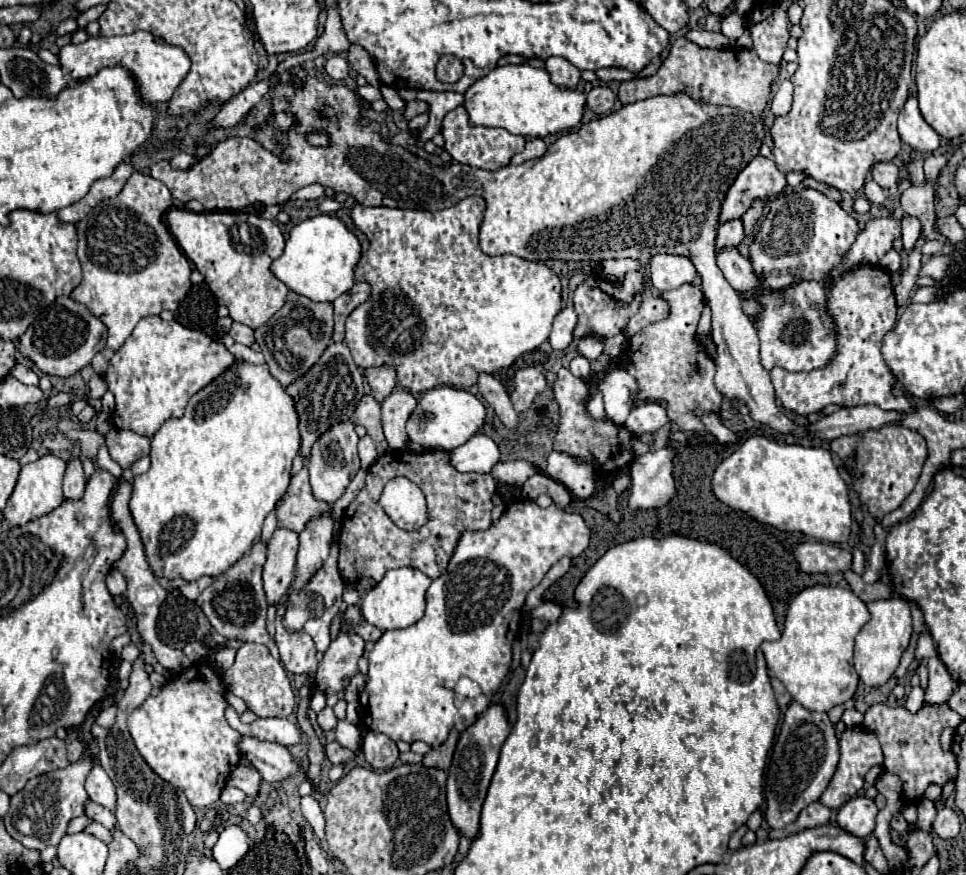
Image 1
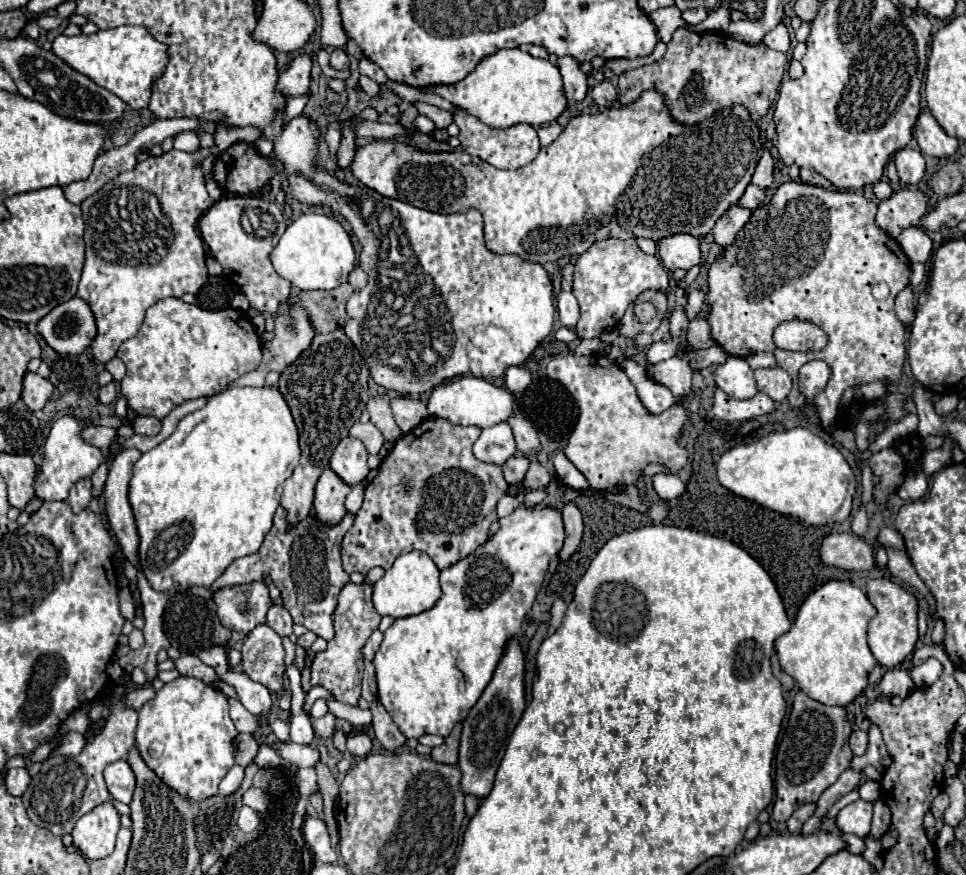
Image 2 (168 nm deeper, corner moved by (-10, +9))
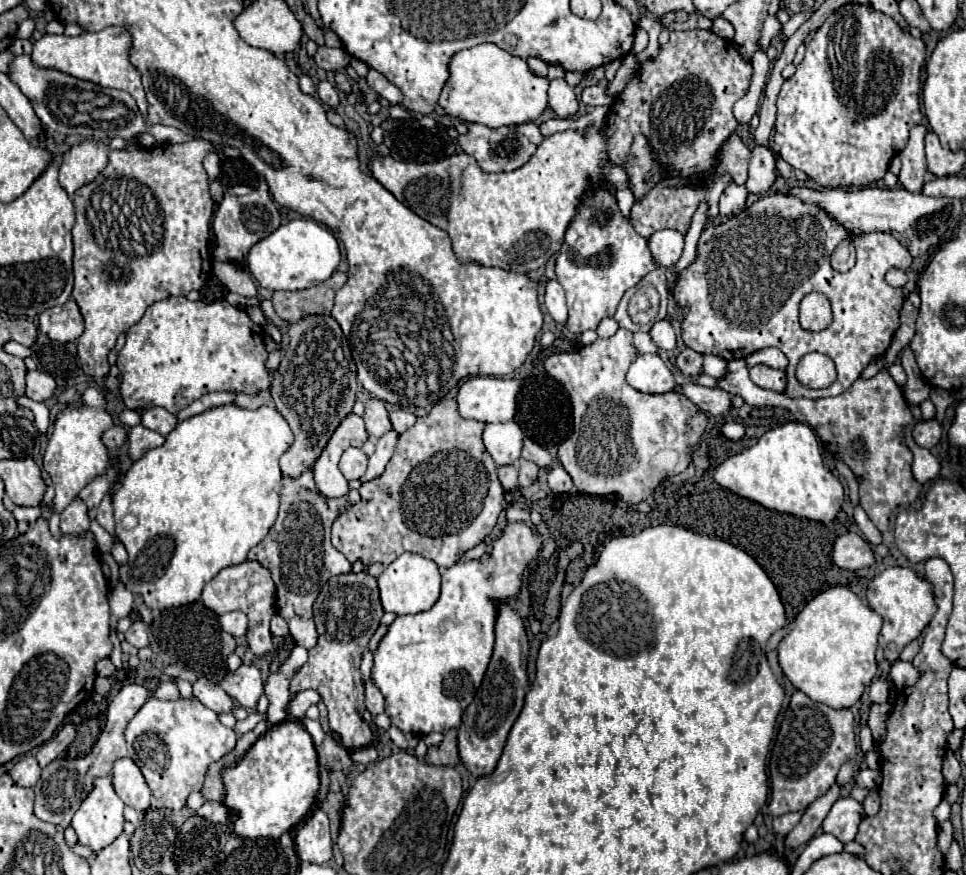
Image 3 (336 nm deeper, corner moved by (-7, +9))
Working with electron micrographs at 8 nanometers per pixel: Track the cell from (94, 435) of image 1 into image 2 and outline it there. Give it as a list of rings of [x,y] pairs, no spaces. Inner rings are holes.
[[[104,462],[104,464],[94,472],[94,476],[92,476],[92,494],[94,494],[94,498],[100,498],[106,476],[108,476],[108,464]]]

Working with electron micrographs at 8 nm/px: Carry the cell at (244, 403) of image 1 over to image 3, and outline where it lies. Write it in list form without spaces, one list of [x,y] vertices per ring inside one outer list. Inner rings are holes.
[[[233,402],[179,422],[161,448],[149,450],[125,472],[119,492],[113,496],[115,534],[129,554],[127,568],[119,570],[121,582],[131,592],[141,592],[149,608],[165,610],[195,602],[205,582],[223,568],[245,562],[247,552],[267,536],[277,518],[279,458],[291,444],[293,432],[273,406],[247,410]]]

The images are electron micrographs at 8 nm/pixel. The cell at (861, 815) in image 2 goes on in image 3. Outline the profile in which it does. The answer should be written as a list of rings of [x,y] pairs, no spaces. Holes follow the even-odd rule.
[[[851,796],[839,798],[827,818],[823,820],[823,832],[837,836],[841,842],[851,842],[857,836],[857,828],[865,818],[863,806]]]

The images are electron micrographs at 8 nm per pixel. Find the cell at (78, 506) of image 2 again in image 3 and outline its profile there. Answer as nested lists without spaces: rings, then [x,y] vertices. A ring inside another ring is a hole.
[[[73,498],[73,502],[61,512],[61,532],[63,534],[83,534],[89,530],[87,506],[81,498]]]

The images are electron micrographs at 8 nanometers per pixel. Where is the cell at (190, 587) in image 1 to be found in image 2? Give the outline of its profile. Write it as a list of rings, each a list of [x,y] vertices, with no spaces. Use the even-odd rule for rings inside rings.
[[[280,506],[274,516],[274,526],[268,532],[266,540],[262,542],[260,550],[252,556],[244,556],[232,562],[232,566],[210,588],[216,590],[234,584],[250,584],[256,580],[264,582],[266,576],[272,576],[272,582],[282,592],[284,608],[290,612],[294,624],[304,624],[316,636],[322,636],[324,640],[332,640],[334,636],[332,610],[336,608],[338,592],[350,580],[350,576],[342,568],[340,542],[346,530],[352,526],[352,522],[354,516],[346,514],[340,520],[340,524],[328,526],[328,524],[320,524],[320,520],[316,520],[316,516],[310,514],[302,522],[290,526],[286,520],[286,510]],[[298,594],[306,594],[302,596],[304,602],[298,600],[300,598]]]

